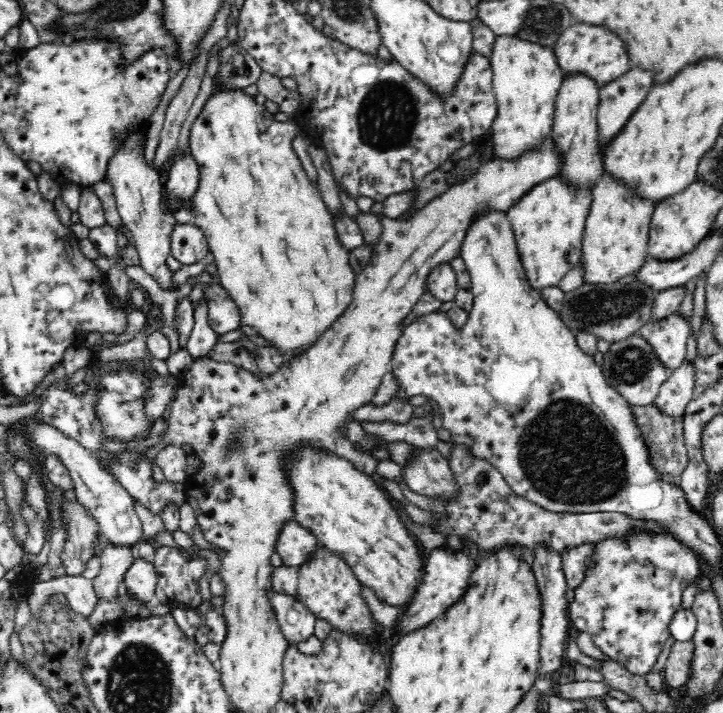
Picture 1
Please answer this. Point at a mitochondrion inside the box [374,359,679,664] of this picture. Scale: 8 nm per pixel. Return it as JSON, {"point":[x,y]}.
{"point":[568,454]}

